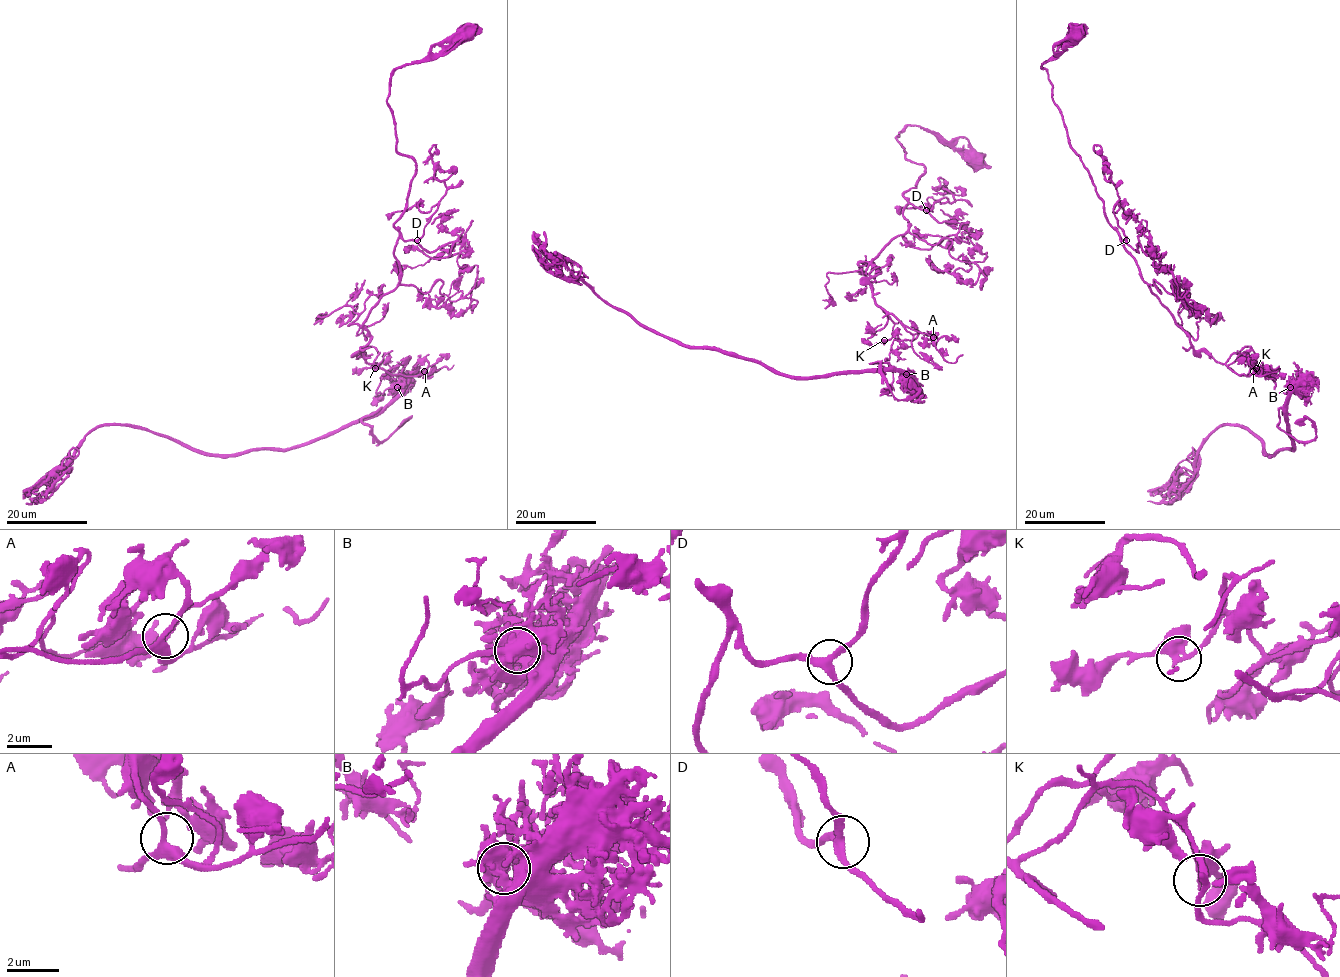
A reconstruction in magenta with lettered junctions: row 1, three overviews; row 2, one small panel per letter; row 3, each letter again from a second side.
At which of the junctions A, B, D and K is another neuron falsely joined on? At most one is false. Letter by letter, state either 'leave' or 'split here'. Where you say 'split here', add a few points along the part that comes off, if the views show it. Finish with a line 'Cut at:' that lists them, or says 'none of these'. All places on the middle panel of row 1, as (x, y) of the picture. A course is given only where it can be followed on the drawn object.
A: leave
B: split here | (906, 374), (787, 377), (690, 348), (639, 325), (580, 279), (564, 278), (544, 251), (543, 231)
D: leave
K: leave
Cut at: B

